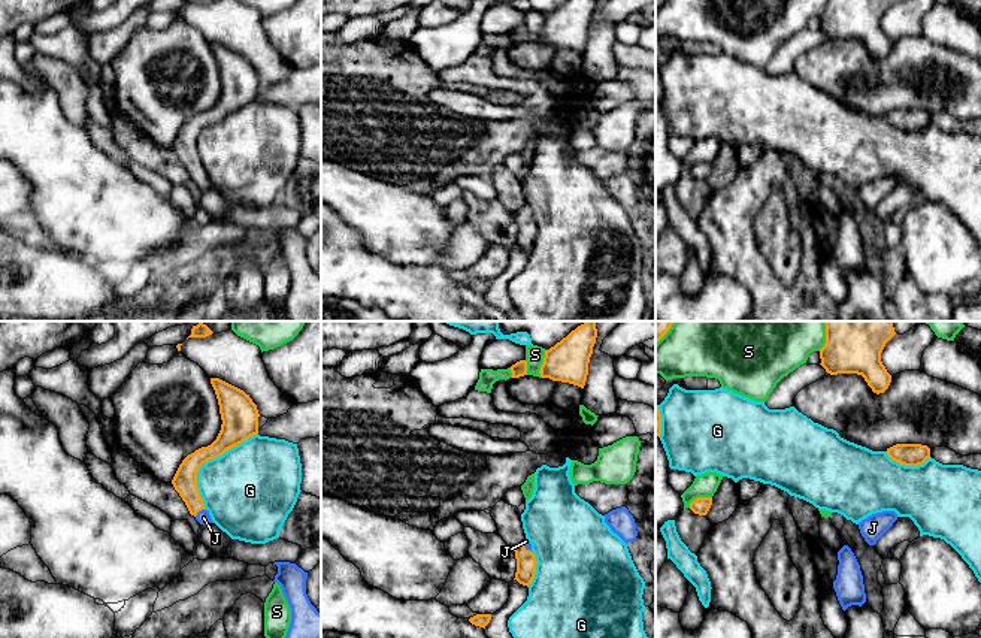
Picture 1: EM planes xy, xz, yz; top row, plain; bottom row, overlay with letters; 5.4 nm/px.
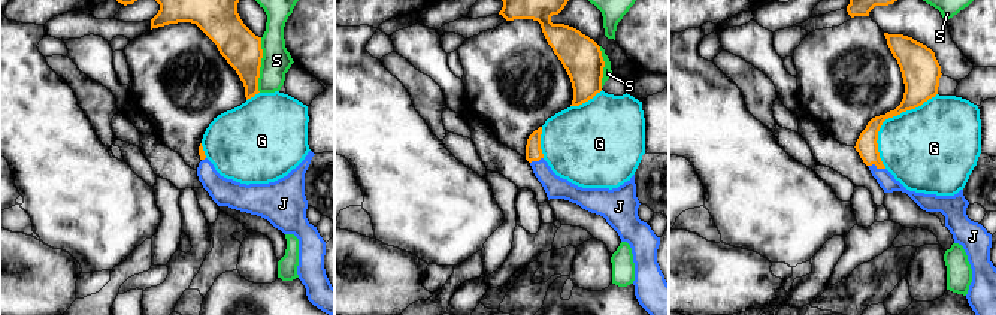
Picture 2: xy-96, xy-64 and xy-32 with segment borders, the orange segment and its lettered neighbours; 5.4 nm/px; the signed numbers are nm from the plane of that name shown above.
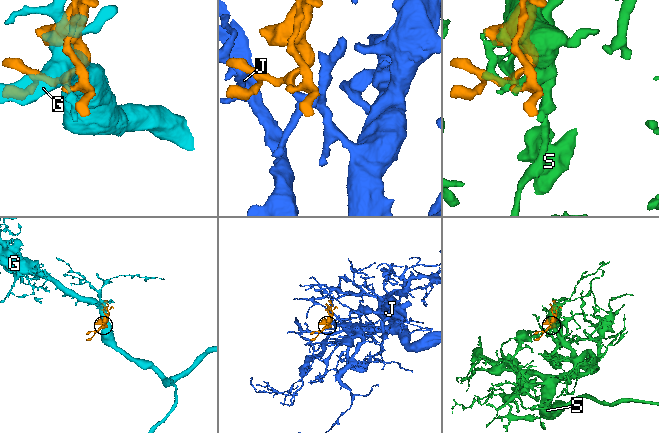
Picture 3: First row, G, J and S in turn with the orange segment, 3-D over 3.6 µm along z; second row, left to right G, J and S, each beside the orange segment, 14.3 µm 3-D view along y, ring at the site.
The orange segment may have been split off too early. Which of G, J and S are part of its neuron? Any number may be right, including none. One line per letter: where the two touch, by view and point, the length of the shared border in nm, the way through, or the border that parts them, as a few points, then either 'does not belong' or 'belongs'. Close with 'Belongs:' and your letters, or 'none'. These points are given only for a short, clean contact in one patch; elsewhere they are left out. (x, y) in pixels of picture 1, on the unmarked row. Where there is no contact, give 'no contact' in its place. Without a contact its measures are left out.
G: xy (208, 124) | 500 nm | does not belong
J: xy (199, 175) | 80 nm | across xy (184, 147), (199, 175), (203, 183) | belongs
S: xz (542, 29) | 160 nm | does not belong
Belongs: J

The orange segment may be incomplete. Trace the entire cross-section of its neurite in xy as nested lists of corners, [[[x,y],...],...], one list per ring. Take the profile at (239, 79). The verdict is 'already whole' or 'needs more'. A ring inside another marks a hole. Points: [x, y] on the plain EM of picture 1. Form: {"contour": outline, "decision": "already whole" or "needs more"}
{"contour": [[[211,43],[211,49],[219,70],[222,85],[221,96],[211,111],[188,120],[172,145],[175,155],[185,167],[190,179],[194,181],[200,190],[214,188],[197,152],[197,137],[200,131],[257,100],[260,82],[257,70],[243,55],[219,43]]], "decision": "needs more"}

